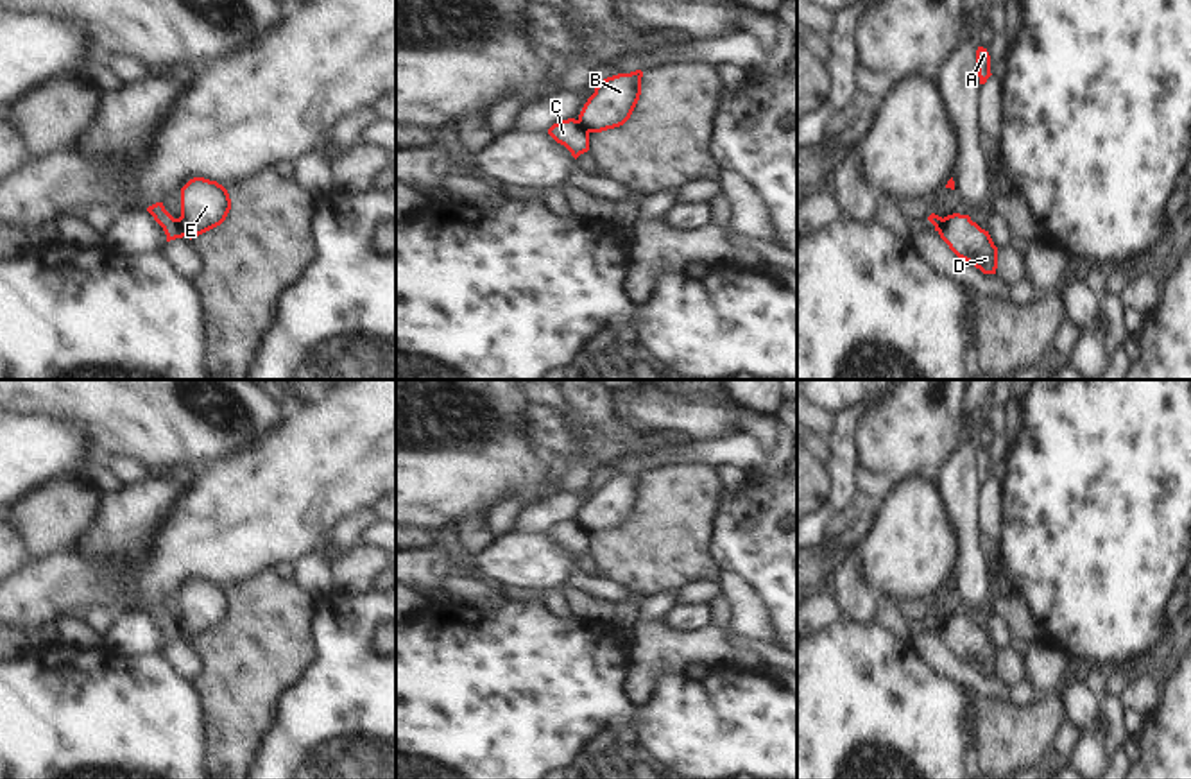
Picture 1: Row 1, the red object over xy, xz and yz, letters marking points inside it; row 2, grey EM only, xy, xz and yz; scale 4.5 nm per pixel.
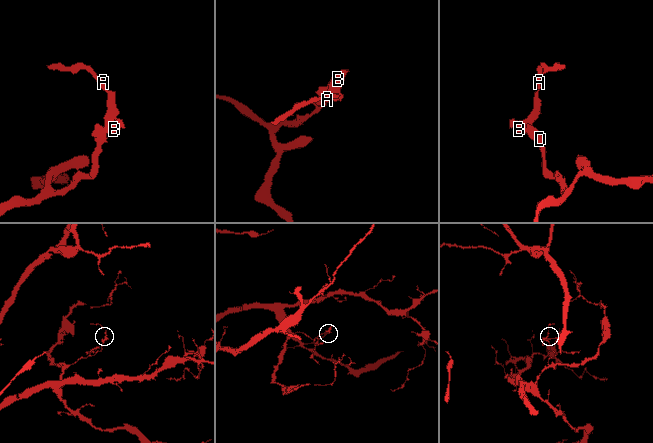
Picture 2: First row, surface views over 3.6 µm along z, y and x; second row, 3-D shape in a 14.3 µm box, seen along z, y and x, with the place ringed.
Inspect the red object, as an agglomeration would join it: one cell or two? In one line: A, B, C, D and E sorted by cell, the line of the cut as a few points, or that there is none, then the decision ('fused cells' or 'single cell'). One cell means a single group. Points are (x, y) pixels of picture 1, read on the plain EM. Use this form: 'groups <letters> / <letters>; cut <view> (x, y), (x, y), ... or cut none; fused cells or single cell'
groups A B E / C D; cut xy (178, 620), (185, 636); fused cells

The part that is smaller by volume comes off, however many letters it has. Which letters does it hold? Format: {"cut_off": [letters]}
{"cut_off": ["A", "B", "E"]}

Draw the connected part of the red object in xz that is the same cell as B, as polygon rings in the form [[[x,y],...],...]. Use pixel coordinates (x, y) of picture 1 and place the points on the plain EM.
[[[643,473],[618,475],[600,482],[584,505],[578,523],[589,534],[602,534],[623,526],[641,496]]]

